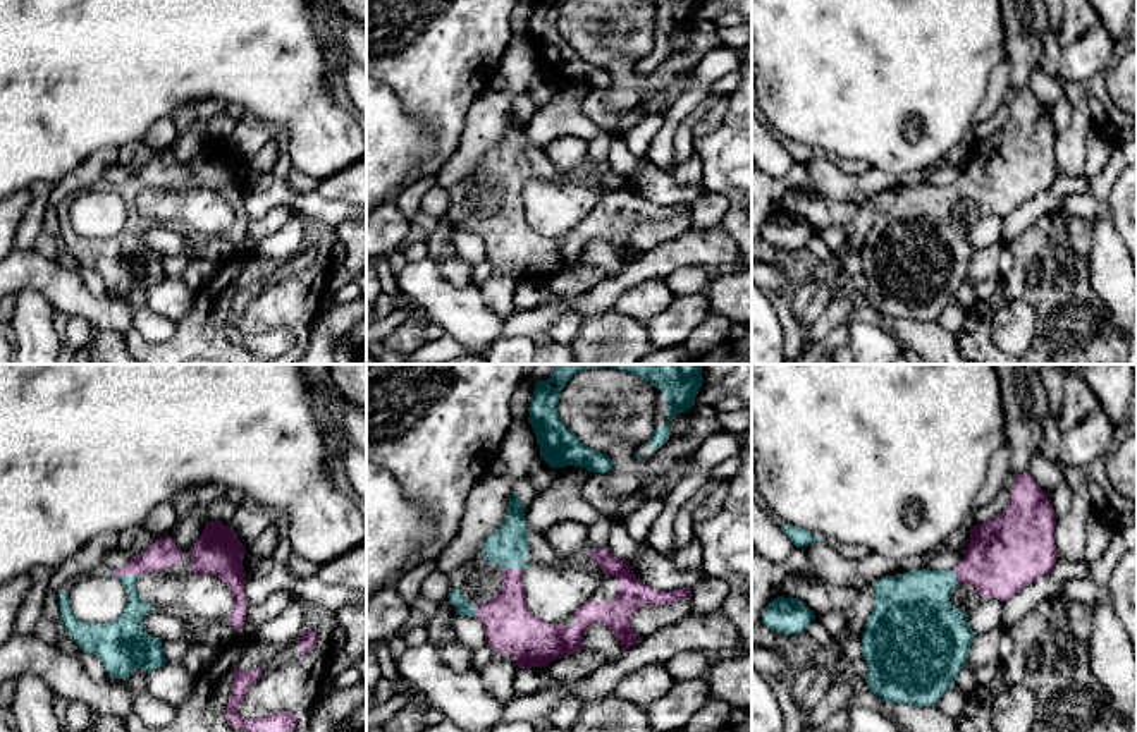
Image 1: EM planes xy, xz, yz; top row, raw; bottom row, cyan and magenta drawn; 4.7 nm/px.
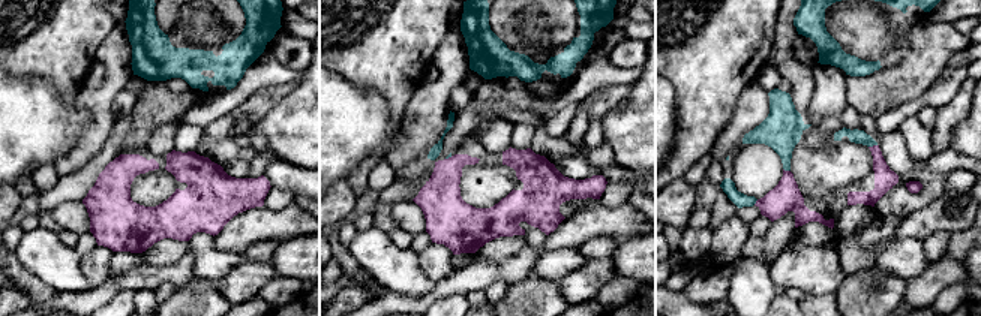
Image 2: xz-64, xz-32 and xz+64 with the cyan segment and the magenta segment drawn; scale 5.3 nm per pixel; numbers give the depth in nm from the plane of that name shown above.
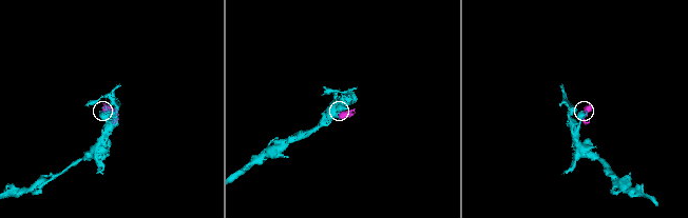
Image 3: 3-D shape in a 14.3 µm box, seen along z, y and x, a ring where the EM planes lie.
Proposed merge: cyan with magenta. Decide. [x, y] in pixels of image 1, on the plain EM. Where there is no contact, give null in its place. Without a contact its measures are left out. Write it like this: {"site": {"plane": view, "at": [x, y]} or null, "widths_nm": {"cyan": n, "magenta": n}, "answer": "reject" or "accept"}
{"site": {"plane": "xz", "at": [513, 182]}, "widths_nm": {"cyan": 190, "magenta": 220}, "answer": "accept"}

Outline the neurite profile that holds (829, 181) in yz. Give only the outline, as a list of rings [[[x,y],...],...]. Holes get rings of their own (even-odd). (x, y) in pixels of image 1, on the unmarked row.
[[[822,155],[805,162],[815,194],[824,199],[850,201],[855,194],[876,198],[886,191],[898,191],[925,184],[932,172],[922,170],[910,175],[888,175],[869,167],[860,175],[846,175]]]

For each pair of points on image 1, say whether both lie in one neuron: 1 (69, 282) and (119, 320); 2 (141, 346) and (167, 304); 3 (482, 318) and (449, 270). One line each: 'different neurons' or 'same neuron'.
1: same neuron
2: different neurons
3: different neurons

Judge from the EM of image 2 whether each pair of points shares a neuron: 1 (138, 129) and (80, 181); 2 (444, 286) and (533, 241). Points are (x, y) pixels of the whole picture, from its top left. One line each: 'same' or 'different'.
1: different
2: different

